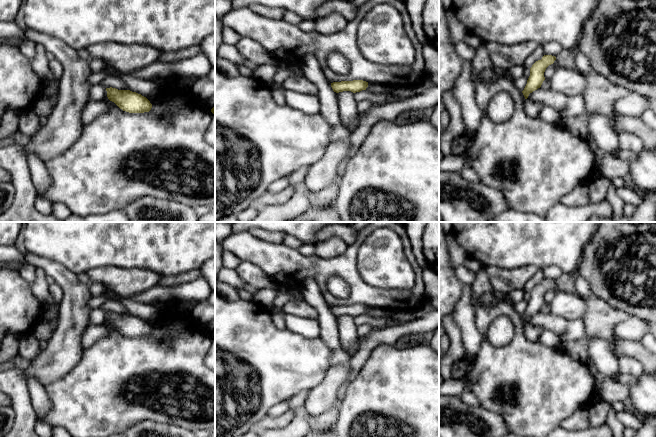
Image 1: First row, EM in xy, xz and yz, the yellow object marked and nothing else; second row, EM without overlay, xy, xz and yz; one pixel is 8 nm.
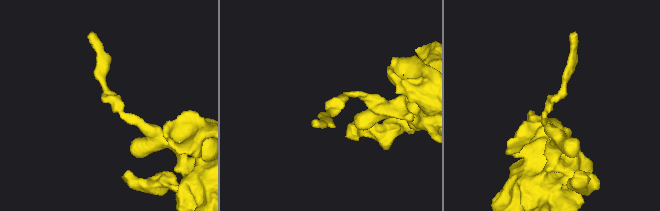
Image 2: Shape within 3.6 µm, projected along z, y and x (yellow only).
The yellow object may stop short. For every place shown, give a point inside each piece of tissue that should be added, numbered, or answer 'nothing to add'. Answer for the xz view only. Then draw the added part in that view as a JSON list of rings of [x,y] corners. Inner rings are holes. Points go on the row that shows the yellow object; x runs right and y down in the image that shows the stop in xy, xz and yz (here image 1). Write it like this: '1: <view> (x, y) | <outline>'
nothing to add

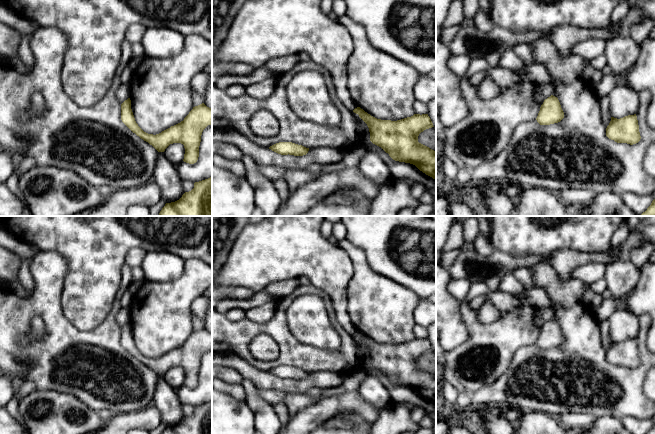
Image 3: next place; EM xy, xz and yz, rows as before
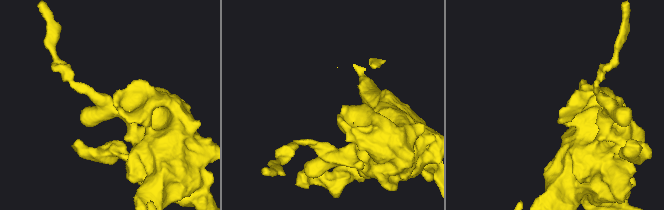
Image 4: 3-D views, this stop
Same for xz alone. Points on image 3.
nothing to add

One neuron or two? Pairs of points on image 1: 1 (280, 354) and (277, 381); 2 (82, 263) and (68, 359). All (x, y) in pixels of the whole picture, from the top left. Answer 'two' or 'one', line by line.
1: one
2: two

